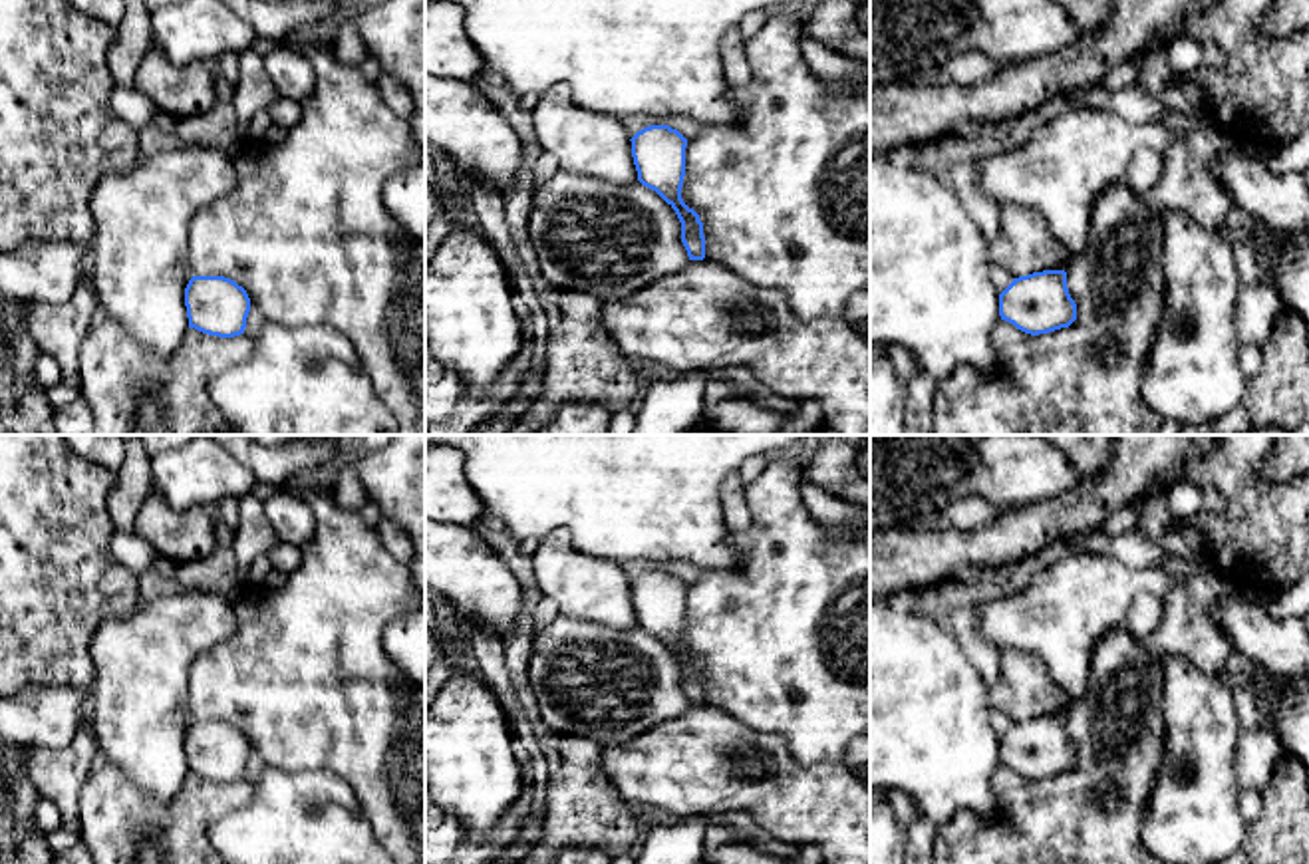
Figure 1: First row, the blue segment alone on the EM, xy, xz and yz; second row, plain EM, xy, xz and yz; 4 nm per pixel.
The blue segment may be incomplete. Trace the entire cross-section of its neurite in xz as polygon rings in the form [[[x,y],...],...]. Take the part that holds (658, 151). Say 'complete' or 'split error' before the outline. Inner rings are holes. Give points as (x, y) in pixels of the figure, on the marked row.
complete | [[[650,125],[630,141],[638,181],[655,191],[675,211],[689,260],[703,260],[703,222],[681,199],[687,139],[669,125]]]

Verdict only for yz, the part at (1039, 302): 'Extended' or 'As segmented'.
As segmented

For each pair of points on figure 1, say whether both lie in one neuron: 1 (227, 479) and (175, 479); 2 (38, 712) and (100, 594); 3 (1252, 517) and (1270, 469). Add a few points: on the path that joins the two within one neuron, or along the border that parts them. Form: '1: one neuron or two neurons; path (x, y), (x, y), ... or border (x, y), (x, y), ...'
1: one neuron; path (215, 479), (187, 479)
2: two neurons; border (20, 688), (76, 686), (86, 692)
3: two neurons; border (1266, 455), (1260, 475), (1264, 479), (1288, 481)

